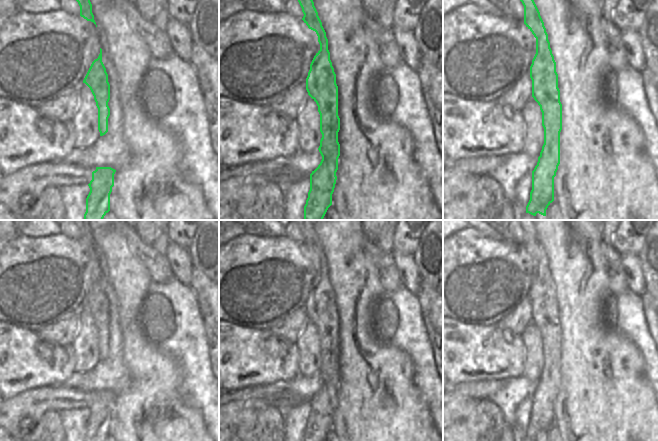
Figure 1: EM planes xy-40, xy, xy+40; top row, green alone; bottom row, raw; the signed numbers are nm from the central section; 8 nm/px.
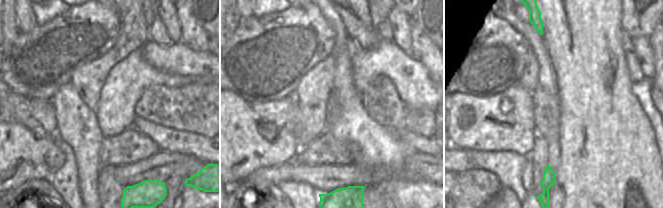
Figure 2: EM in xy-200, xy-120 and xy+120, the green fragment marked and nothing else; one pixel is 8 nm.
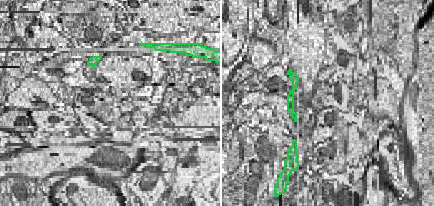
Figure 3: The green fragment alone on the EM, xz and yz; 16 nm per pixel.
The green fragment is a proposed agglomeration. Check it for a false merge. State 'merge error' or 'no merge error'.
merge error

